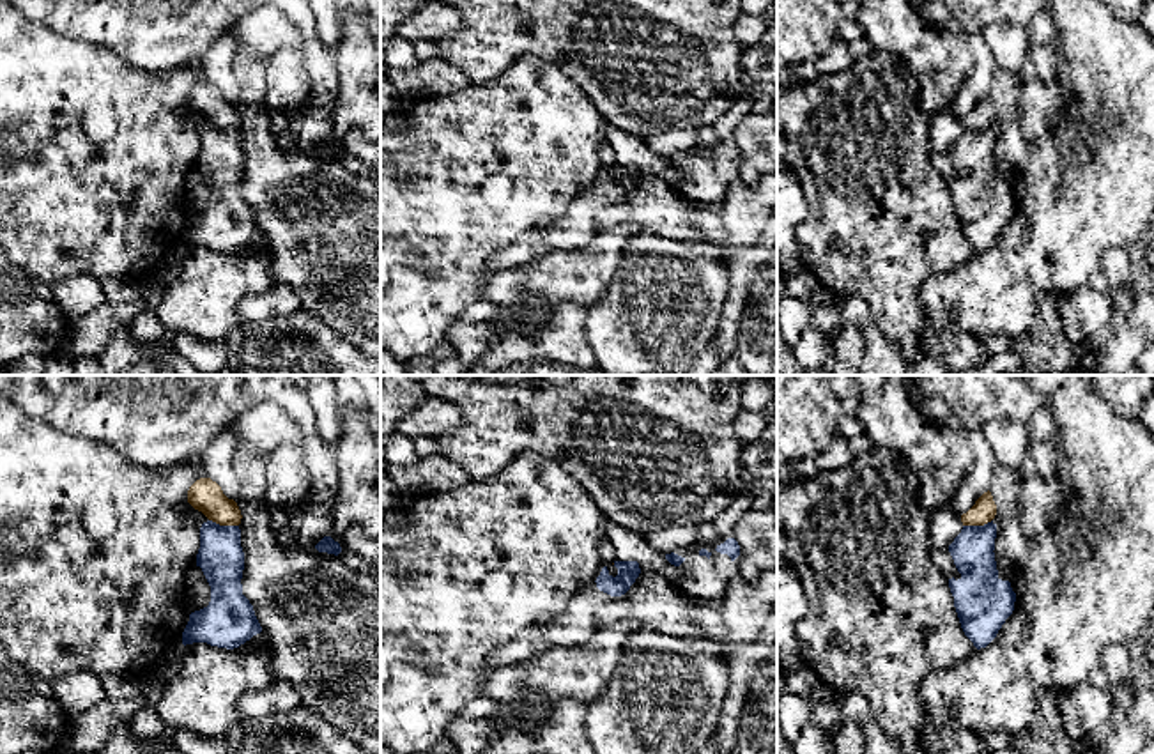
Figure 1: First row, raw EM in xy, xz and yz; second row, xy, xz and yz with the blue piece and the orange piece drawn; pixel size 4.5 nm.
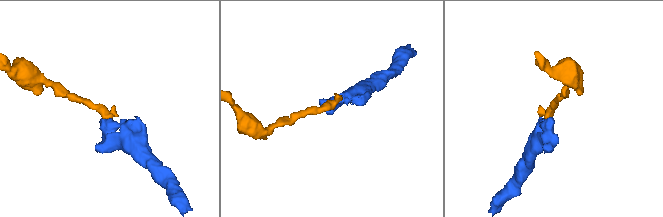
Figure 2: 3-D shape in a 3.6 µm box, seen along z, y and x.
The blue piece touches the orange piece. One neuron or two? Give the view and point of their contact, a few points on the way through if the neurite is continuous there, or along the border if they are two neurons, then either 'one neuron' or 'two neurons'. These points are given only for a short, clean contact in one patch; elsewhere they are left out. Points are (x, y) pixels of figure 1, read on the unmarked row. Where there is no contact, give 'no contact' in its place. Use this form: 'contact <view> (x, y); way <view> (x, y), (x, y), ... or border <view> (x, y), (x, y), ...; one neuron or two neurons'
contact xy (223, 130); border xy (209, 123), (238, 130); two neurons

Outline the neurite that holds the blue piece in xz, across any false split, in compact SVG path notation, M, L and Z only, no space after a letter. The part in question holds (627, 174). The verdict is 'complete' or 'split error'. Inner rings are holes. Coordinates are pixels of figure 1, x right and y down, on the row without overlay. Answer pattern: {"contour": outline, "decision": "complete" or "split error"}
{"contour": "M614 165L614 170L616 181L604 170L595 186L579 191L570 200L559 219L531 228L506 248L497 250L489 260L492 271L522 267L550 251L575 251L589 246L598 234L595 227L598 212L625 198L641 177L637 165Z", "decision": "split error"}

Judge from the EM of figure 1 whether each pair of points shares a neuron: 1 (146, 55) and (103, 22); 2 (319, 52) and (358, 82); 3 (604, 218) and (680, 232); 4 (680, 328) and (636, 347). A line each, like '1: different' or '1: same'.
1: same
2: different
3: same
4: same

